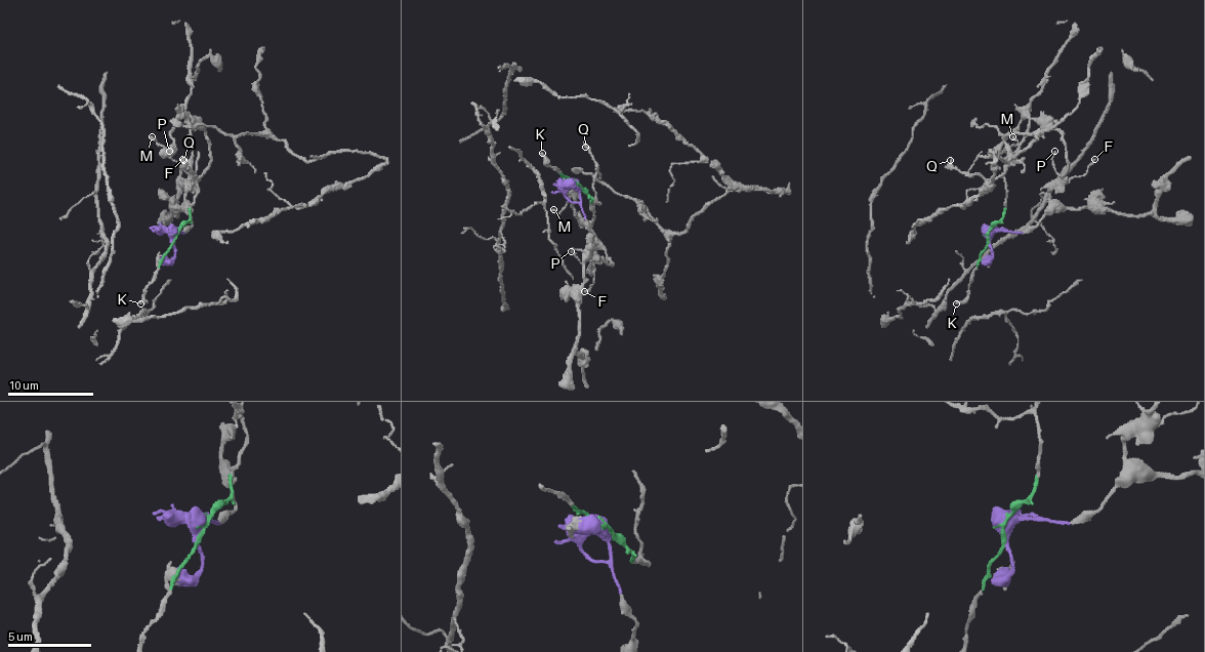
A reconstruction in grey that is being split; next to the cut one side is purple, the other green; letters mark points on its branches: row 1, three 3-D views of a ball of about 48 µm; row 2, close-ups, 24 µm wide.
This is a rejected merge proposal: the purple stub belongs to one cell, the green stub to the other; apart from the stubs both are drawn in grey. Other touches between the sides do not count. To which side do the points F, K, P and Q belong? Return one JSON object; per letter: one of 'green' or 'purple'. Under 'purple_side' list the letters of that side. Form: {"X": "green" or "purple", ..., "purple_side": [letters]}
{"F": "purple", "K": "green", "P": "purple", "Q": "green", "purple_side": ["F", "P"]}

